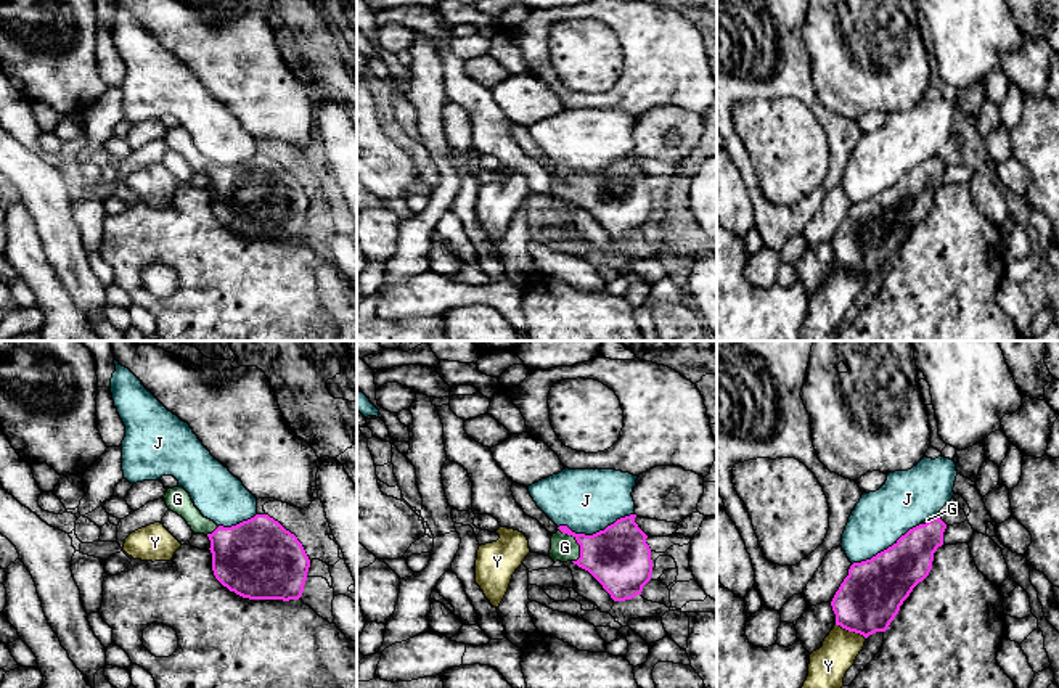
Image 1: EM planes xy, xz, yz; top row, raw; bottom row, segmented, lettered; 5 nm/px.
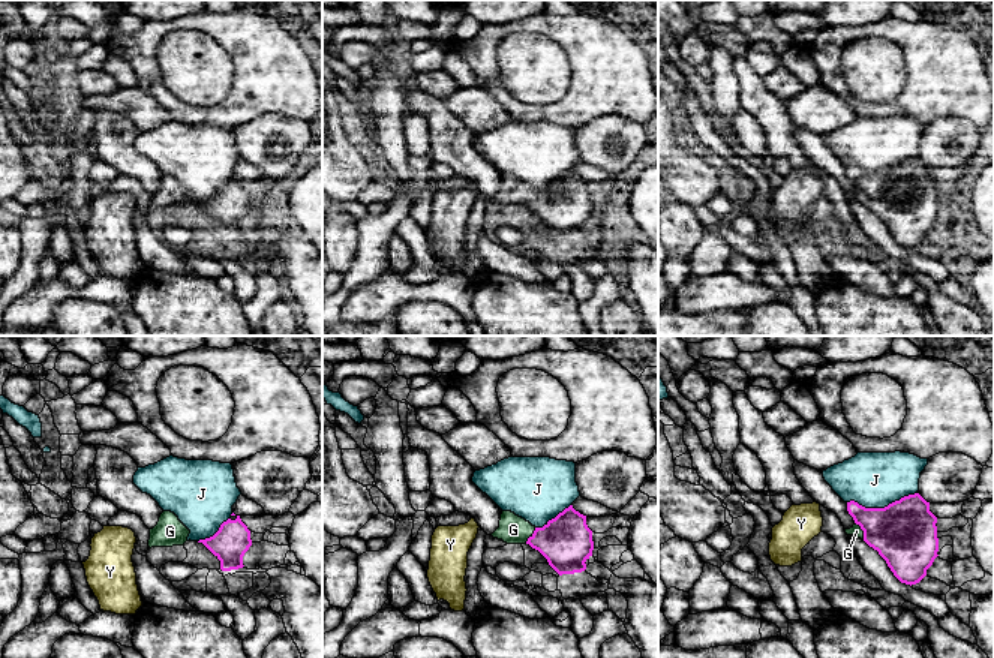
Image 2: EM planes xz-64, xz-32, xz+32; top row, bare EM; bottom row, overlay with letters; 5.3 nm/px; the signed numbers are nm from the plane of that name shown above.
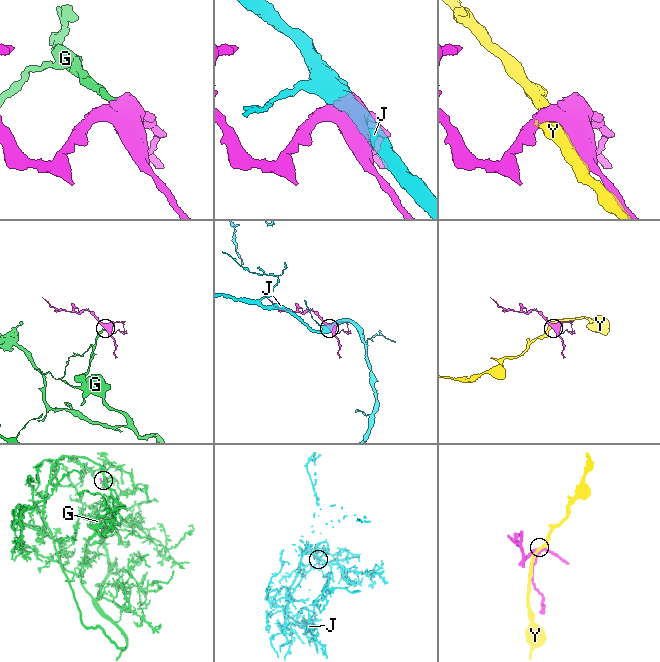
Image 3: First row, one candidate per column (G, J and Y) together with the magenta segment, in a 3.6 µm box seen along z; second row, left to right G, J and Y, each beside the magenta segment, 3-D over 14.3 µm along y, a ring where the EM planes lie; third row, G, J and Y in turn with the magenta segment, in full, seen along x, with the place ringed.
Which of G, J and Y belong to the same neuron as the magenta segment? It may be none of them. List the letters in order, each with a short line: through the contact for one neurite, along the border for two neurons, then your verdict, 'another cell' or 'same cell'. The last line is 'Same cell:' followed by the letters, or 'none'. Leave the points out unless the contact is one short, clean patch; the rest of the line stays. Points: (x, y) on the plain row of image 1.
G: line xz (619, 198), (587, 192), (577, 182), (564, 187); same cell
J: another cell
Y: another cell
Same cell: G

